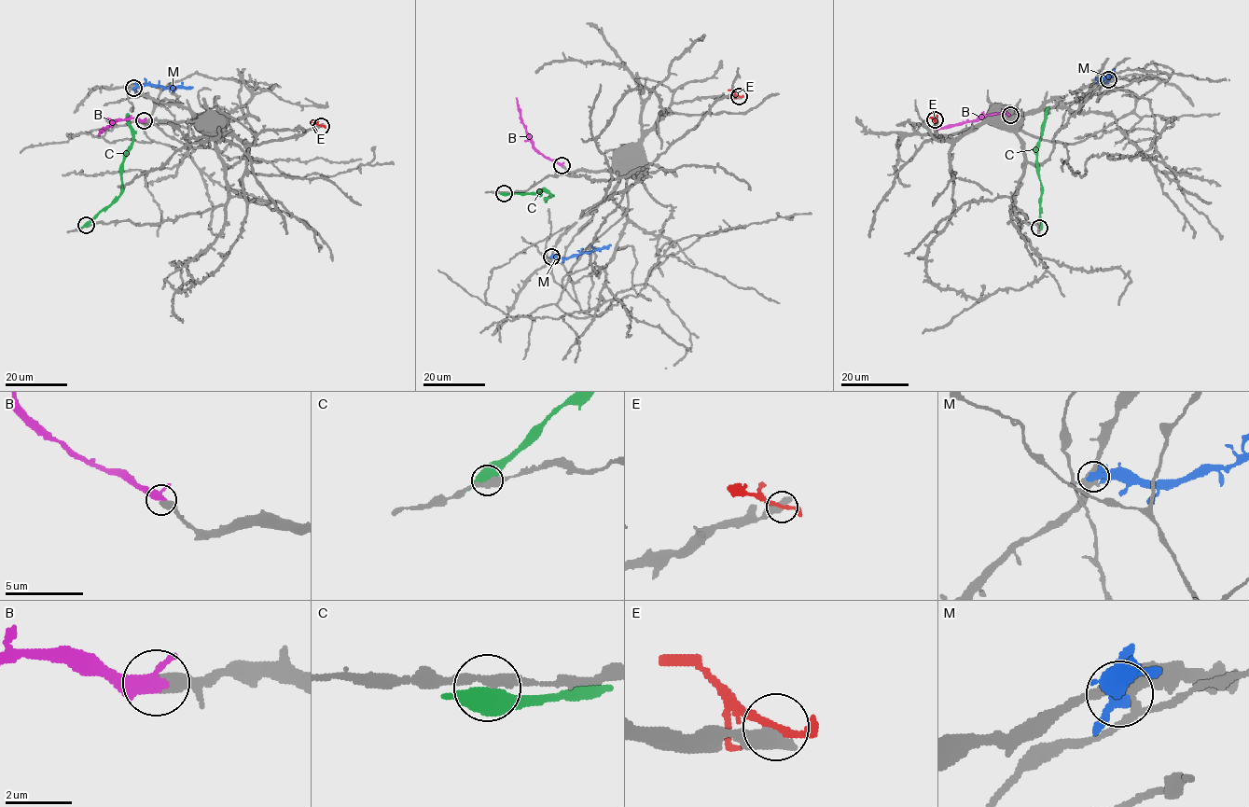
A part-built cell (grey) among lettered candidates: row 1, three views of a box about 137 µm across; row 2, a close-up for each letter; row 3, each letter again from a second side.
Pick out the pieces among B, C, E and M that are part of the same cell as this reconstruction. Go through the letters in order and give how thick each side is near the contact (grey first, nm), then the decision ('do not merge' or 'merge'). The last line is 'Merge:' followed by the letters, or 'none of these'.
B: 480/360 nm | merge
C: 320/500 nm | do not merge
E: 600/220 nm | do not merge
M: 420/400 nm | do not merge
Merge: B

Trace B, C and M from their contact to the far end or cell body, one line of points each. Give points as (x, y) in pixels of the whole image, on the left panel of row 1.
B: (144, 120), (117, 119), (98, 134)
C: (86, 226), (120, 193), (123, 155), (132, 141), (127, 113)
M: (133, 88), (154, 85), (164, 88), (193, 87)

